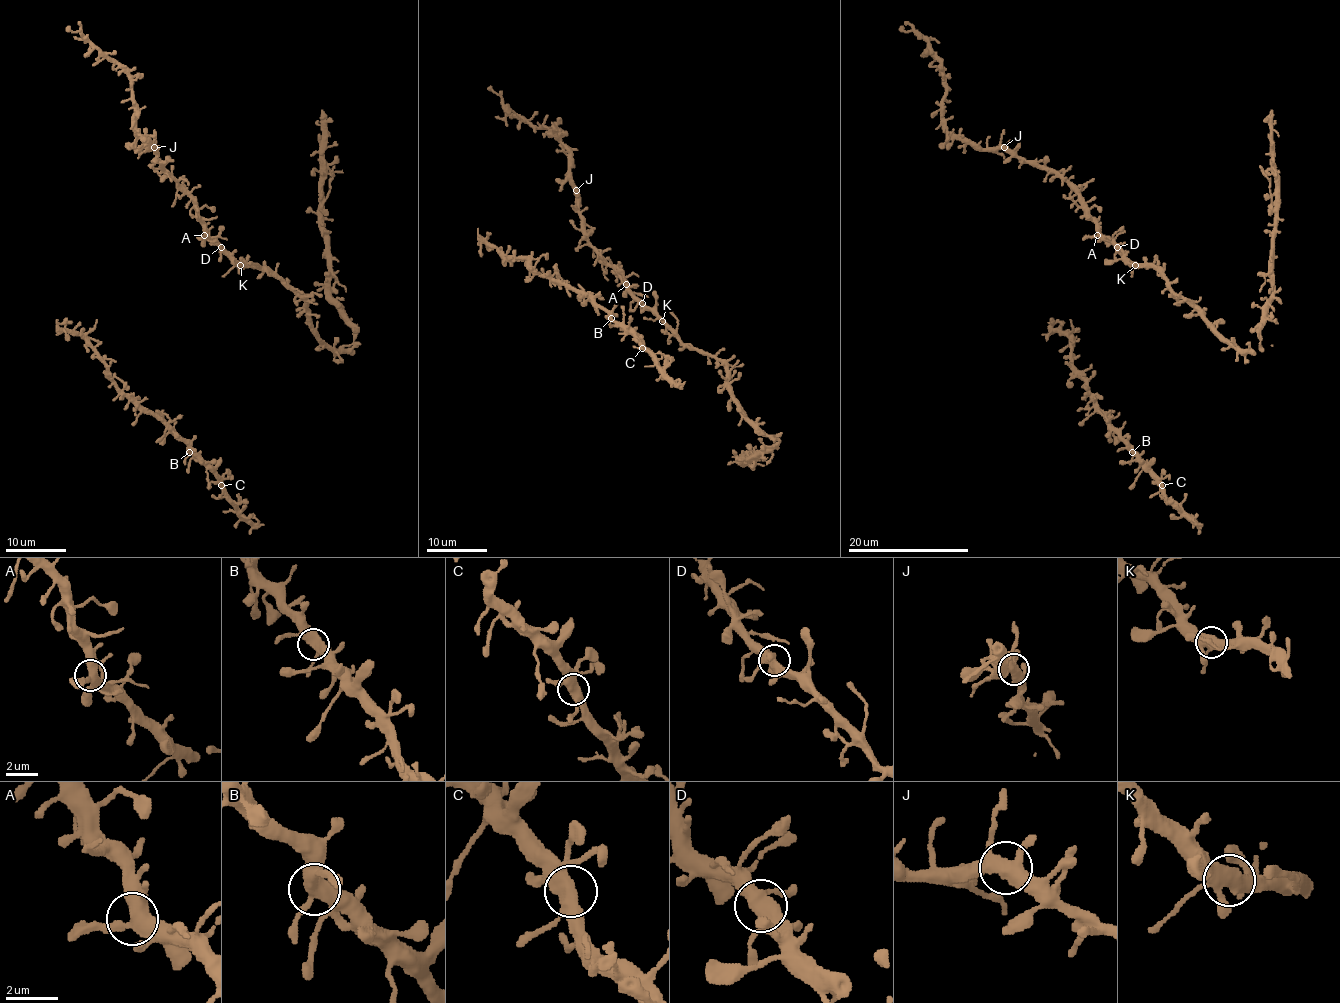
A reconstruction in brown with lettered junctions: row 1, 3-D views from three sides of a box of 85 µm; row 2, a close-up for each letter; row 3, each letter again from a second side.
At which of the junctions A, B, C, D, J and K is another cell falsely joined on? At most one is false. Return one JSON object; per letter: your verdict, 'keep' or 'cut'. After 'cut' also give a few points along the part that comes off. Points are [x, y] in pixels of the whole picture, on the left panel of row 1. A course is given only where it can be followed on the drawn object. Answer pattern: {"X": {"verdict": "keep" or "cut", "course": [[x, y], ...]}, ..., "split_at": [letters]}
{"A": {"verdict": "keep"}, "B": {"verdict": "keep"}, "C": {"verdict": "keep"}, "D": {"verdict": "keep"}, "J": {"verdict": "keep"}, "K": {"verdict": "keep"}, "split_at": []}

